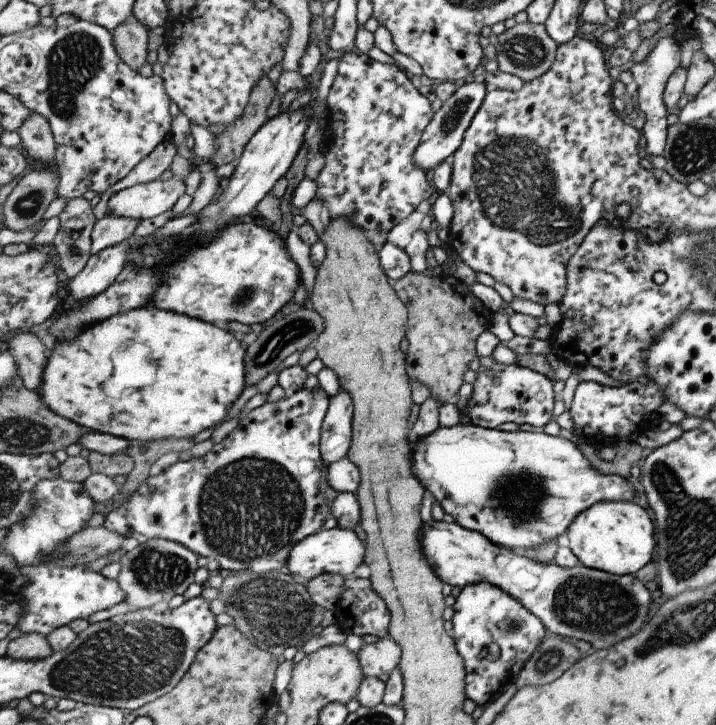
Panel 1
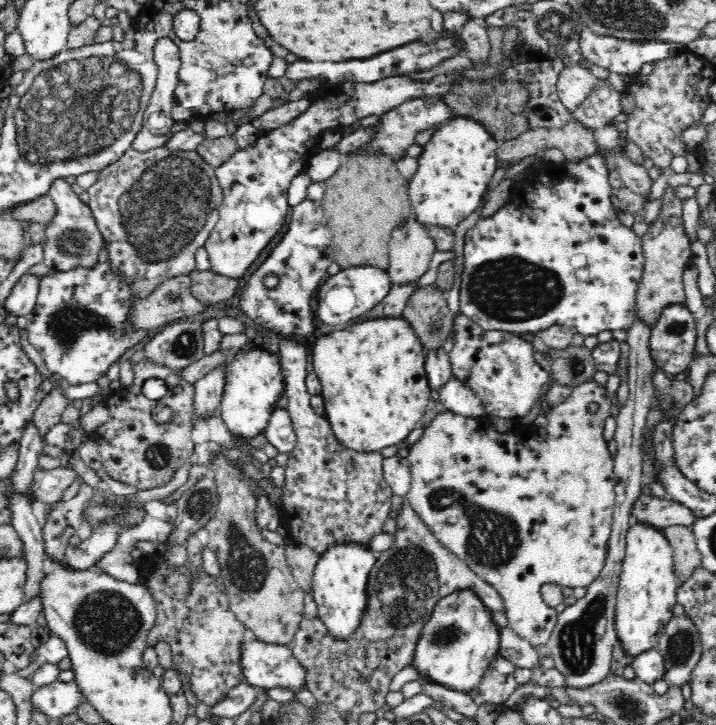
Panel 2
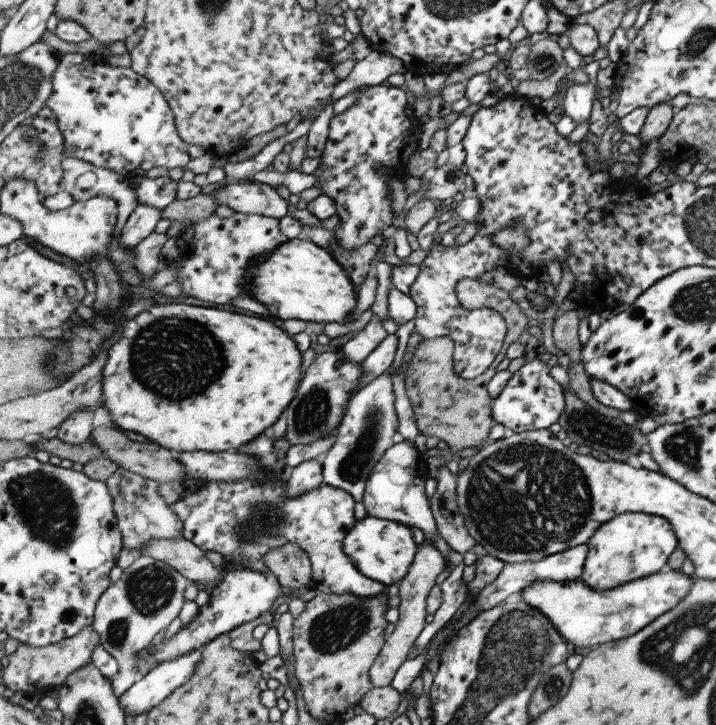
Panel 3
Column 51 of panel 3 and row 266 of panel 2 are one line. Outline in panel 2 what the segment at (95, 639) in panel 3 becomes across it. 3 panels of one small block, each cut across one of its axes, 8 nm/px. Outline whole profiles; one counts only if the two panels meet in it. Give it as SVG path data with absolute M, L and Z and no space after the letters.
M668 186L663 192L659 215L649 224L648 233L642 237L645 267L635 298L636 316L642 323L652 328L663 310L671 304L684 304L684 285L682 276L692 260L692 240L685 232L682 222L683 200L675 196L675 189Z

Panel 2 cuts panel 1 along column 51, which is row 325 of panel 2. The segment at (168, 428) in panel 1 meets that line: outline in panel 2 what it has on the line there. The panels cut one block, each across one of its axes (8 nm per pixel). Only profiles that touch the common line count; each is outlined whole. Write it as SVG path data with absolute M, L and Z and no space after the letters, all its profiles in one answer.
M382 317L381 319L368 320L360 322L360 326L350 326L342 332L334 332L334 334L324 335L322 338L316 338L316 344L314 344L314 352L312 352L313 371L319 376L320 382L322 382L322 396L324 398L325 417L328 423L330 423L330 429L336 440L340 442L340 445L356 452L380 452L382 448L388 448L388 446L394 446L394 444L400 444L404 442L406 438L409 438L413 430L418 427L418 420L422 418L422 415L426 410L431 407L430 400L430 386L427 380L425 371L425 358L426 352L422 350L420 345L420 339L416 336L416 333L412 330L412 327L406 323L406 320L402 317Z

